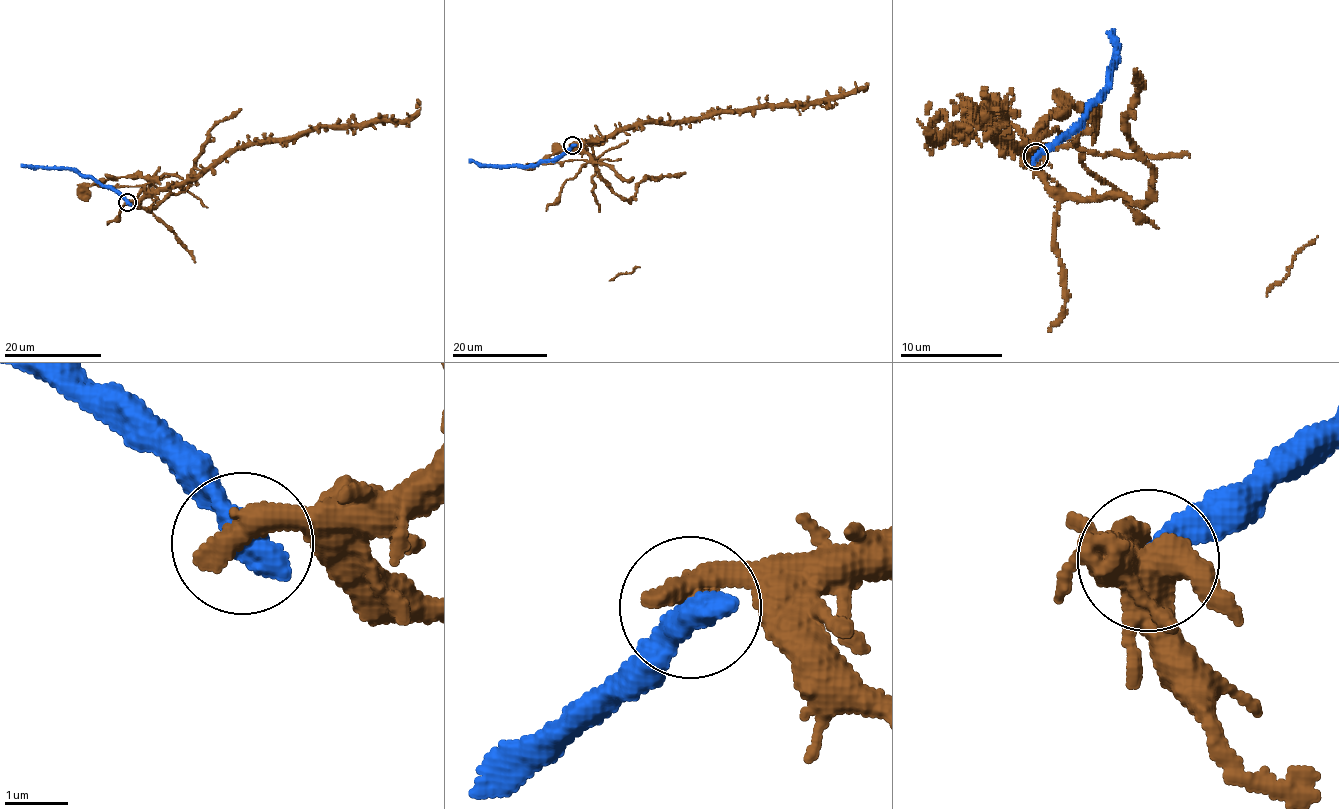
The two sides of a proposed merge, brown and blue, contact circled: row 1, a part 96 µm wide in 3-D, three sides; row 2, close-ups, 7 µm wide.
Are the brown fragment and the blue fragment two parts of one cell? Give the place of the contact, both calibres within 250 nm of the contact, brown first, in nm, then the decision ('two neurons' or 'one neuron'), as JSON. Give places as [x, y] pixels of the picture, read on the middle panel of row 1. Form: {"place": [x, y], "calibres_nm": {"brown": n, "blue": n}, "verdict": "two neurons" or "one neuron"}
{"place": [572, 145], "calibres_nm": {"brown": 440, "blue": 550}, "verdict": "two neurons"}

